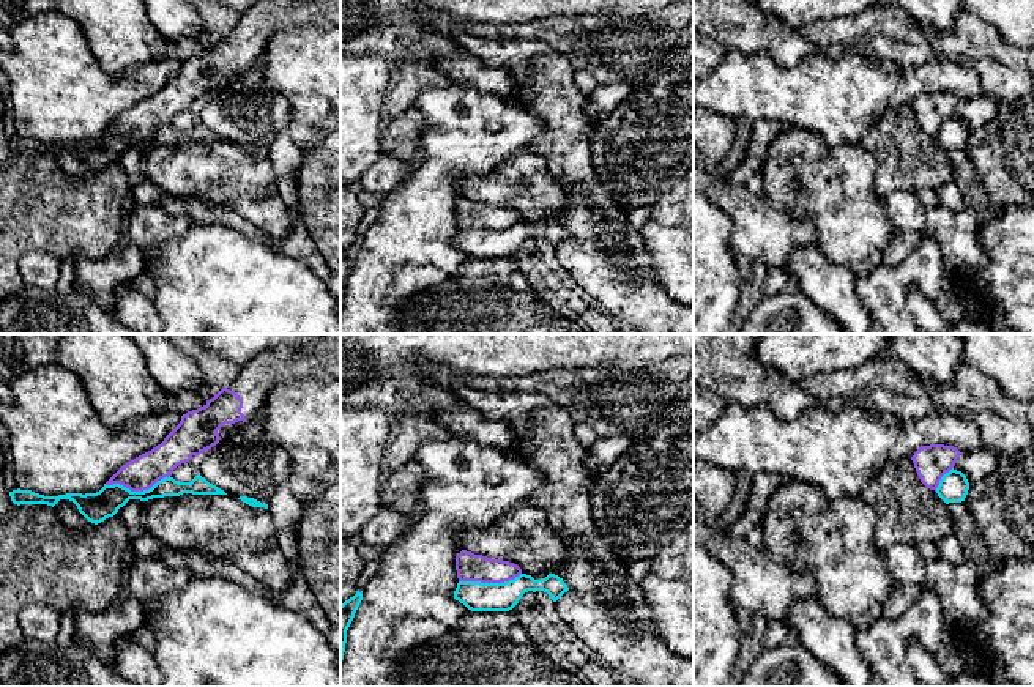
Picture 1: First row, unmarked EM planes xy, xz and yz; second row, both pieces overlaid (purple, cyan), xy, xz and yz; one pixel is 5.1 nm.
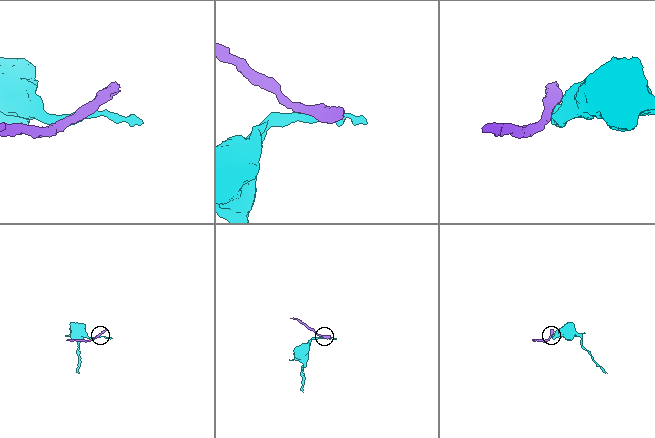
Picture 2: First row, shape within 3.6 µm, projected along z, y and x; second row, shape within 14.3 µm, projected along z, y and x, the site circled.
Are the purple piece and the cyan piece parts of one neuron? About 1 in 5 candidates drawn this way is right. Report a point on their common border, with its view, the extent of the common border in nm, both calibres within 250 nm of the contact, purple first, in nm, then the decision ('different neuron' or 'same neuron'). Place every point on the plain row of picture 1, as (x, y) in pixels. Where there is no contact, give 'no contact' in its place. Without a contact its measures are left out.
contact xy (136, 137); length 340 nm; calibres 170 and 150 nm; different neuron

